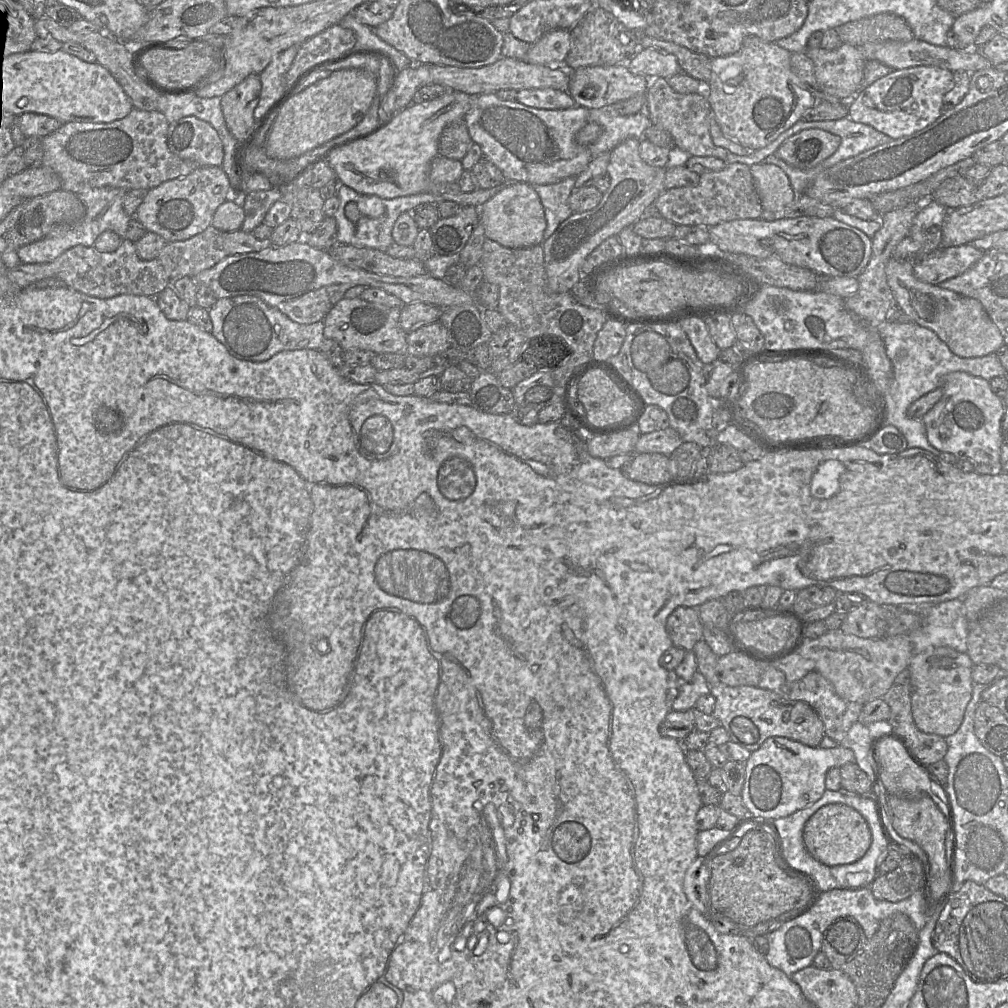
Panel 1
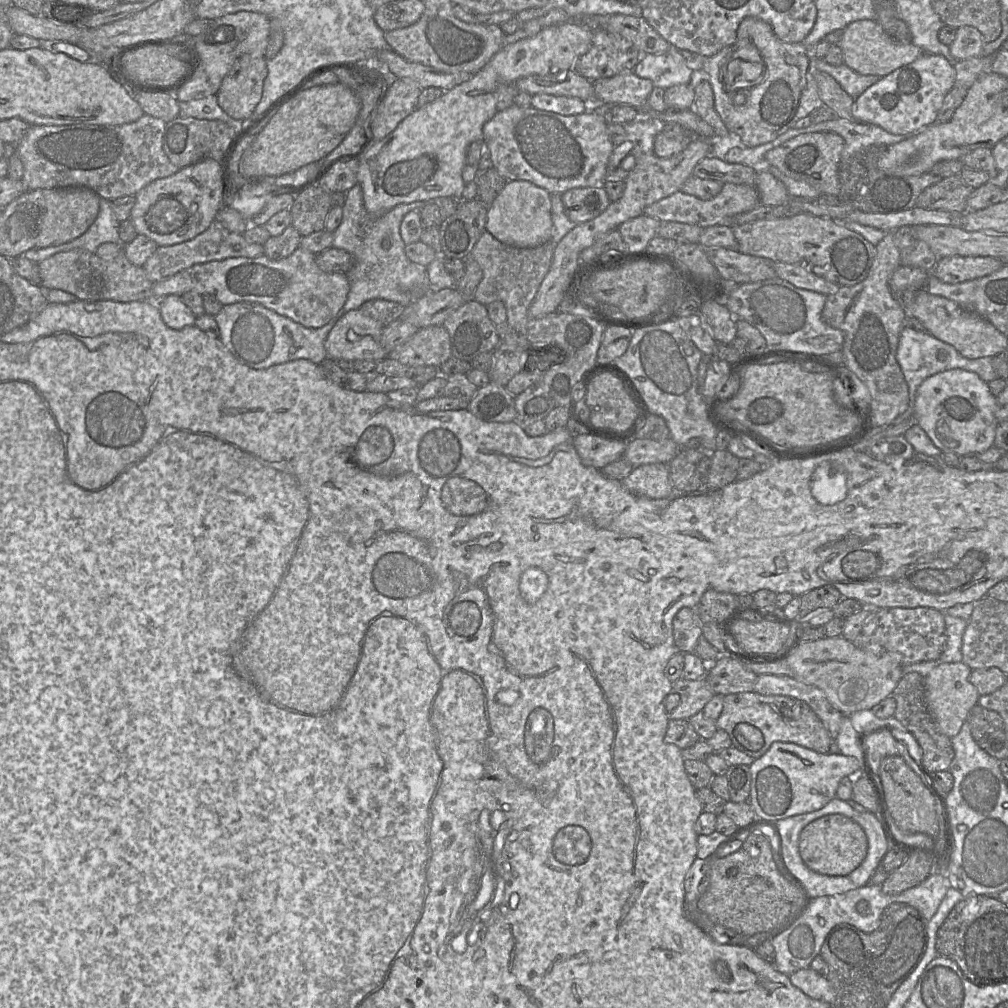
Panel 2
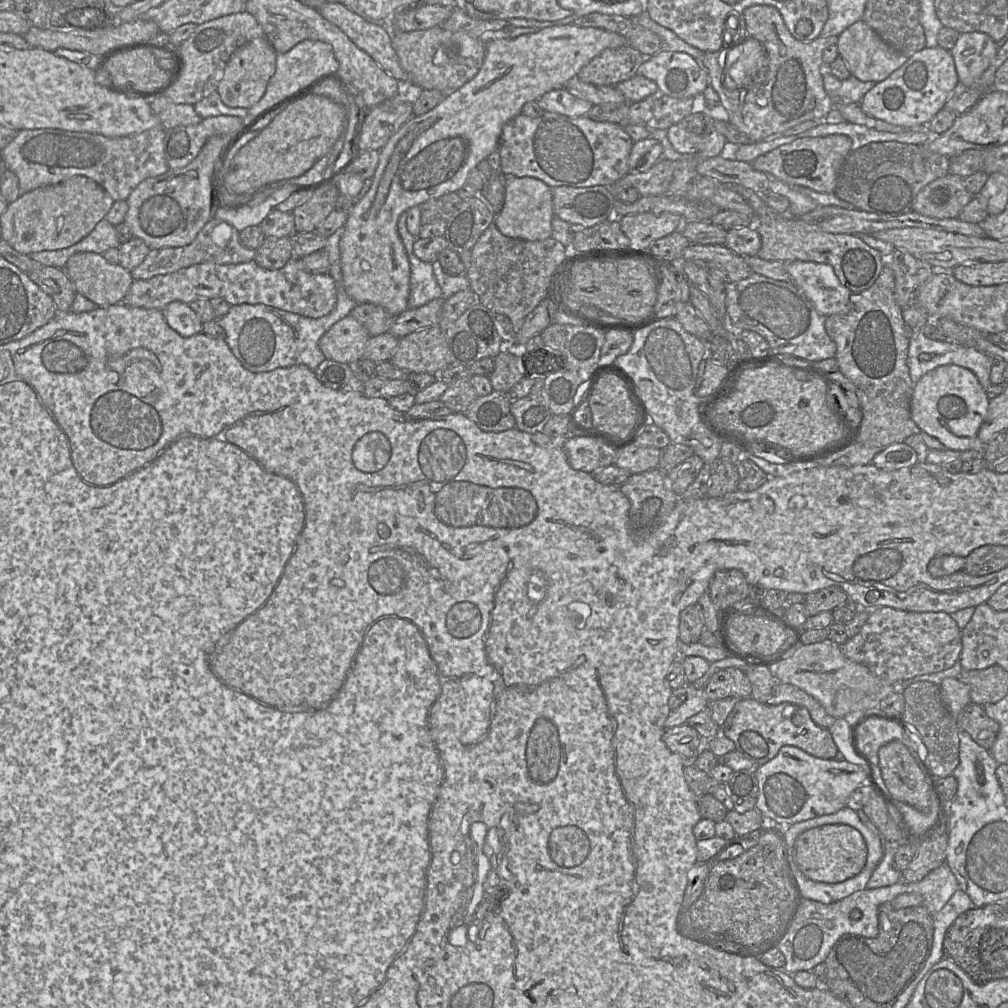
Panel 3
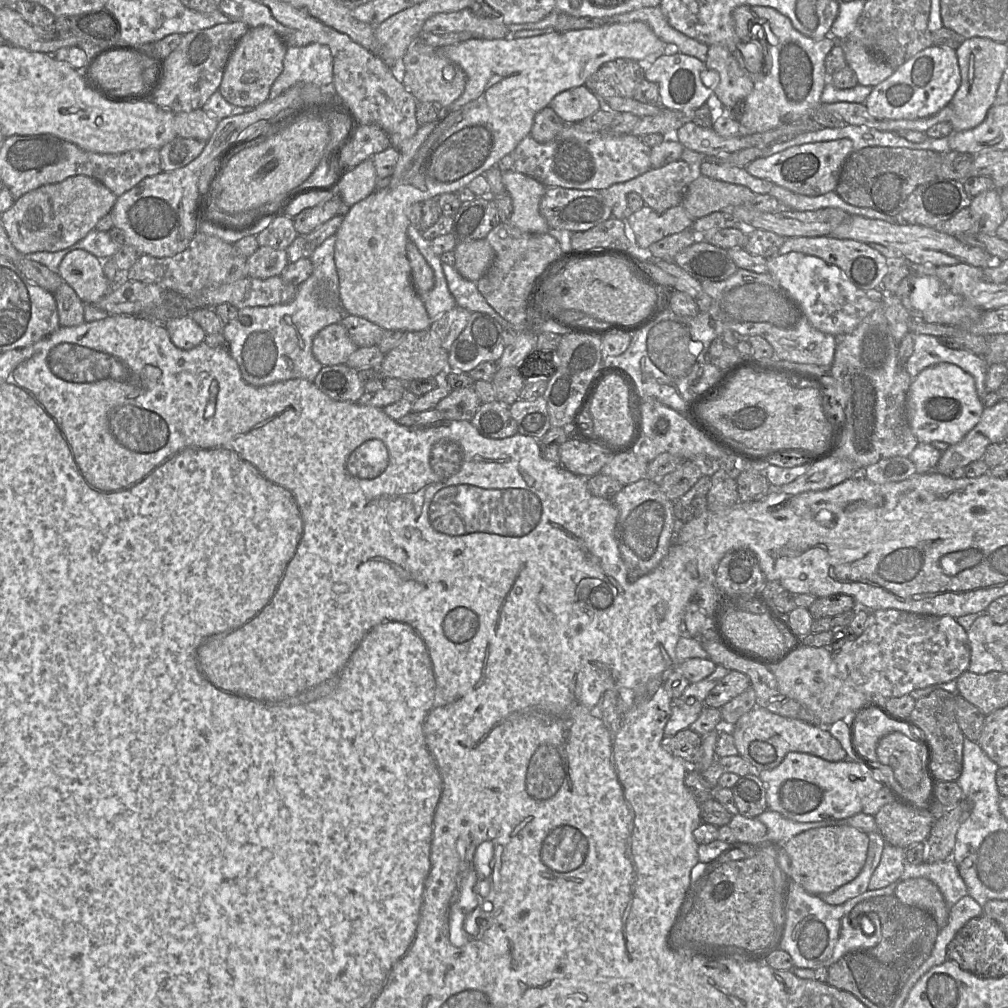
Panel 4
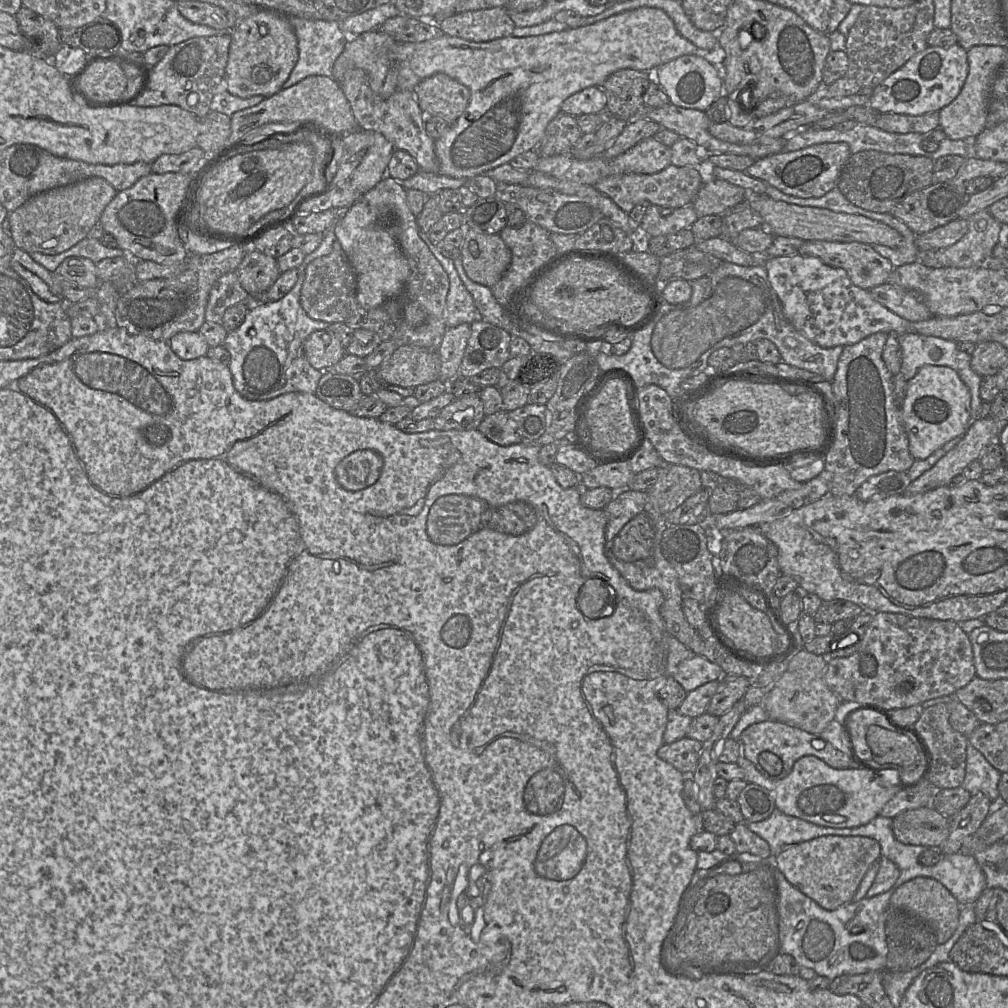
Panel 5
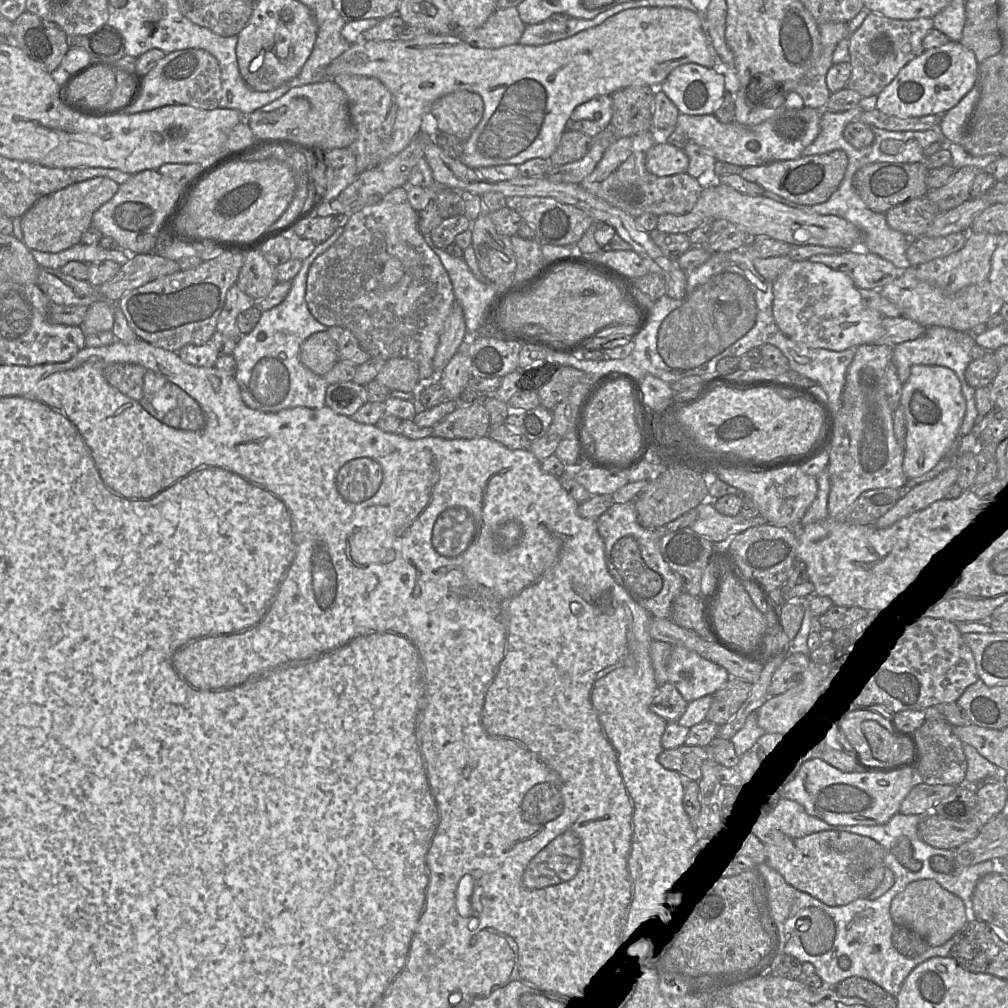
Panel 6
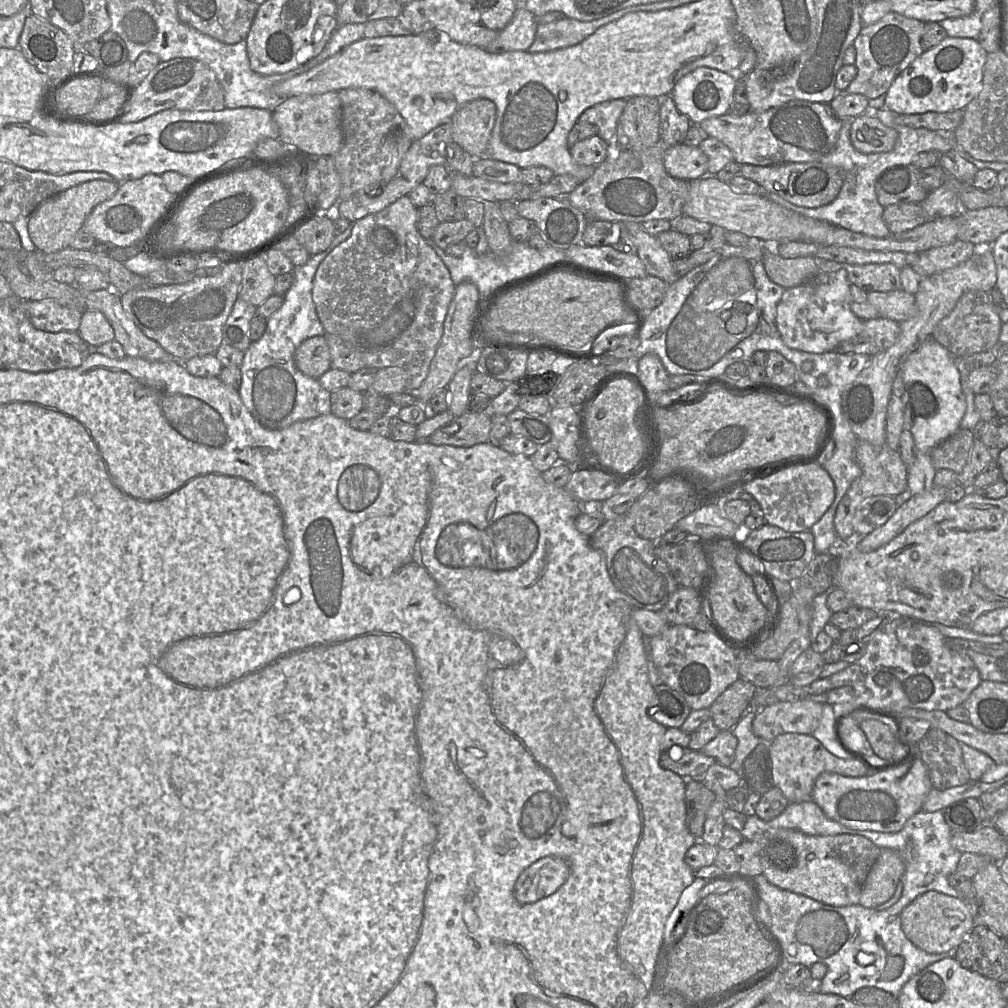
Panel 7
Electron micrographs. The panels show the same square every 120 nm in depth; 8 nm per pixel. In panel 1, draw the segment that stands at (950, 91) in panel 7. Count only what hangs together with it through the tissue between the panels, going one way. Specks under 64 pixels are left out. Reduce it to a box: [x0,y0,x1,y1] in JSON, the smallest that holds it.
[848,66,954,139]

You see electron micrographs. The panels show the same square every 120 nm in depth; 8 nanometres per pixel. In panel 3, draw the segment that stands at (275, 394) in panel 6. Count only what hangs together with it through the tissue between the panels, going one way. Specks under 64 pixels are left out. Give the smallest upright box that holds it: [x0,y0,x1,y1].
[217,225,357,373]

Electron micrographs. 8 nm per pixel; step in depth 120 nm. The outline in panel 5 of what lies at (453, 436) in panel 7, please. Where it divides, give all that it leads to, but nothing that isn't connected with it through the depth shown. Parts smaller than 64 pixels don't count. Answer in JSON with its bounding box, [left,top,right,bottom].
[435,394,485,430]

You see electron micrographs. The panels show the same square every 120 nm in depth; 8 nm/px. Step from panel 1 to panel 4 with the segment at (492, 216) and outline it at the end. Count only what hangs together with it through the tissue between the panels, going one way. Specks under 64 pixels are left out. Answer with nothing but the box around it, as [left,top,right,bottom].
[502,170,550,233]

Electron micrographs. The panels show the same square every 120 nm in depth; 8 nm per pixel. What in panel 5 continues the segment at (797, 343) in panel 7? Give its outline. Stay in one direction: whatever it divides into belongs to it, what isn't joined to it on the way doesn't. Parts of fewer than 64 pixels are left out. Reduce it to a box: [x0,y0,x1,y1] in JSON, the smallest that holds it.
[763,254,911,347]

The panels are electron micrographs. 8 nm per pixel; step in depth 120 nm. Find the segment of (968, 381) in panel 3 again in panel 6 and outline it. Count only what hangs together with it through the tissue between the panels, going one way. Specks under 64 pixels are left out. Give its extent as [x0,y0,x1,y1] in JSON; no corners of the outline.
[900,365,967,480]

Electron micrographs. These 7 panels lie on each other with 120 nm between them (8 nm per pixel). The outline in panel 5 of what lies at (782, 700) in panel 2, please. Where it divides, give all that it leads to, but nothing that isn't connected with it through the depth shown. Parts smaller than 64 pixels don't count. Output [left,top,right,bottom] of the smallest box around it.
[739,719,853,781]

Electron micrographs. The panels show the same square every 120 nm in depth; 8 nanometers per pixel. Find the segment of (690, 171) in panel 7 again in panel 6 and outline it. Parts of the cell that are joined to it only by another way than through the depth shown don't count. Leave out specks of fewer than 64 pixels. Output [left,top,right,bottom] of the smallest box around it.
[645,142,688,177]

